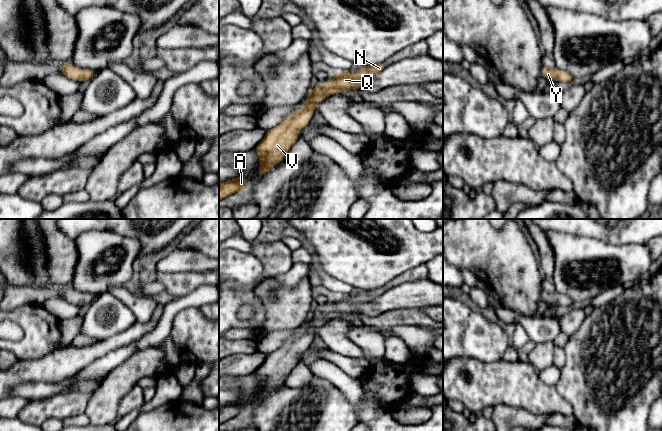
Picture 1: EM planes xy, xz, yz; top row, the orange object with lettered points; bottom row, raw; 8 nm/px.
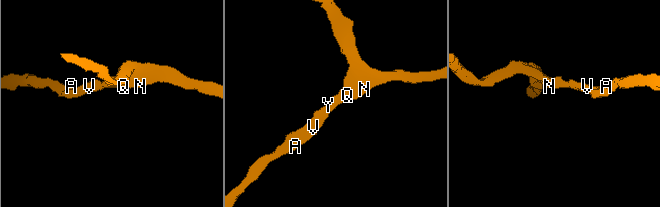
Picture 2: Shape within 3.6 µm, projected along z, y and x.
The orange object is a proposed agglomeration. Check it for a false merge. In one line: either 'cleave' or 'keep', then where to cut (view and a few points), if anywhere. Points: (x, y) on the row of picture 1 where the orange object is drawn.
keep; no cut

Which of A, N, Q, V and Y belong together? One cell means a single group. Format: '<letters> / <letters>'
A N Q V Y

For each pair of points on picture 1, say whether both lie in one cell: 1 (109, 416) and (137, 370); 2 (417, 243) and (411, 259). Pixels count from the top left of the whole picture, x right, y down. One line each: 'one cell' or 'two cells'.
1: one cell
2: one cell

